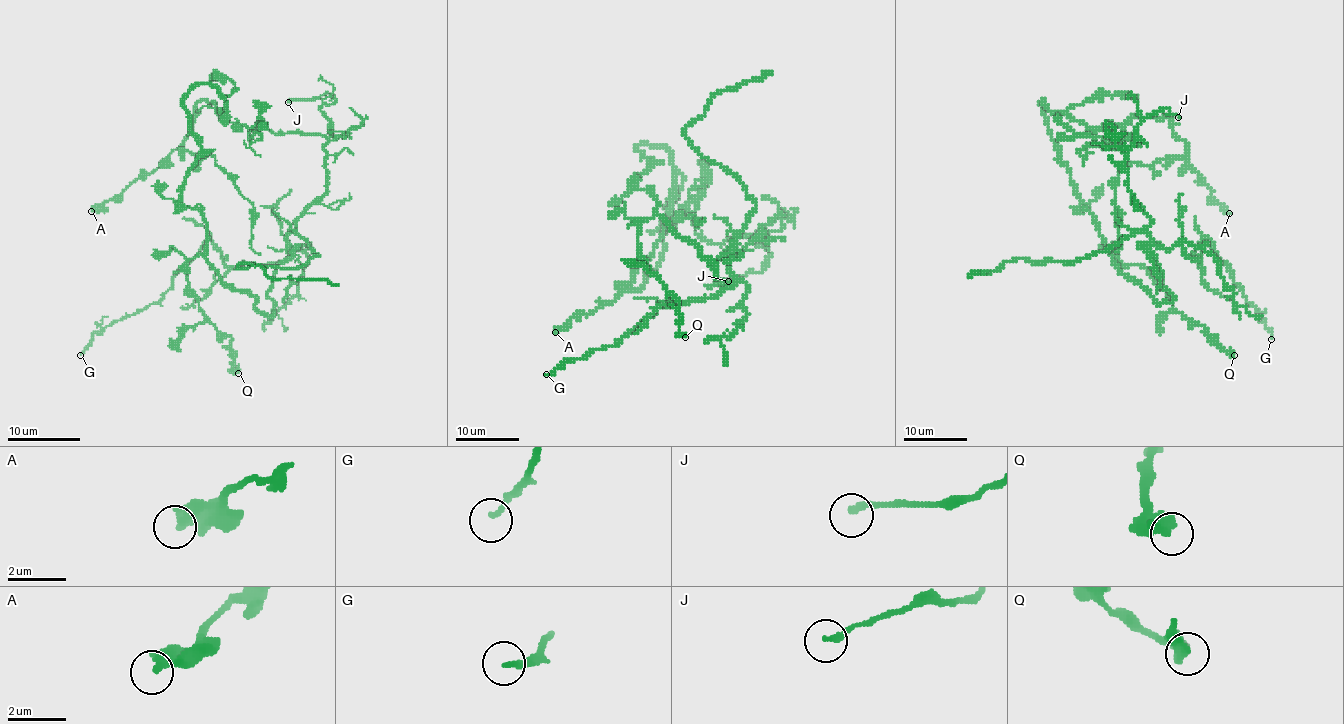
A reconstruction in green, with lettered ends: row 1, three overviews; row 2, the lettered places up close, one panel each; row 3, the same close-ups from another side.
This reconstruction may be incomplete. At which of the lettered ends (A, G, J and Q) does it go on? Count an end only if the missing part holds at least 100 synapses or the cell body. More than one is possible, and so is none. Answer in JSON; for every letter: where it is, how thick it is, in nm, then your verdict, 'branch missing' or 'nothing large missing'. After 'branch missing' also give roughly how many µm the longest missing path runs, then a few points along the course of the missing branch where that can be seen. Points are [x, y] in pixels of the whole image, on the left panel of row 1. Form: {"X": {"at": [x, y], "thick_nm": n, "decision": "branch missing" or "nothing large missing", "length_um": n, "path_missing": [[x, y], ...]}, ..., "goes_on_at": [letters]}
{"A": {"at": [91, 211], "thick_nm": 420, "decision": "nothing large missing"}, "G": {"at": [80, 355], "thick_nm": 170, "decision": "nothing large missing"}, "J": {"at": [288, 102], "thick_nm": 200, "decision": "nothing large missing"}, "Q": {"at": [238, 373], "thick_nm": 400, "decision": "nothing large missing"}, "goes_on_at": []}

